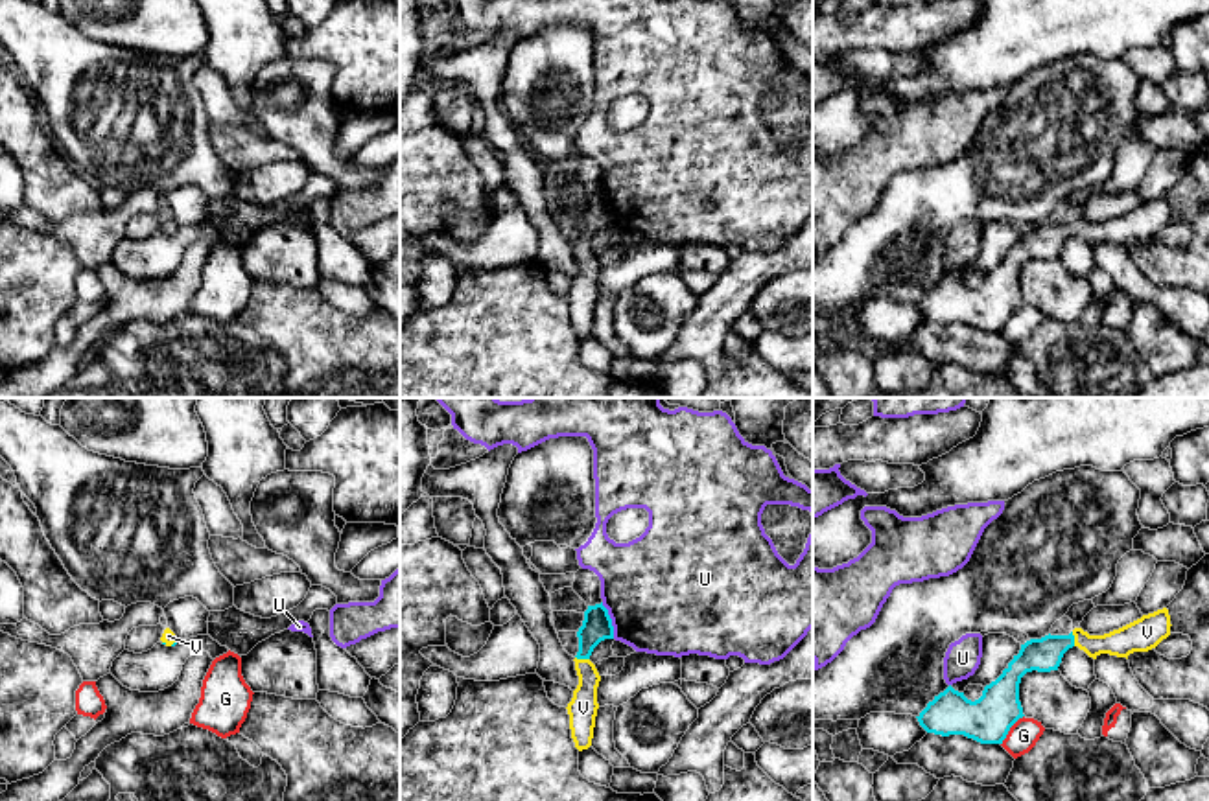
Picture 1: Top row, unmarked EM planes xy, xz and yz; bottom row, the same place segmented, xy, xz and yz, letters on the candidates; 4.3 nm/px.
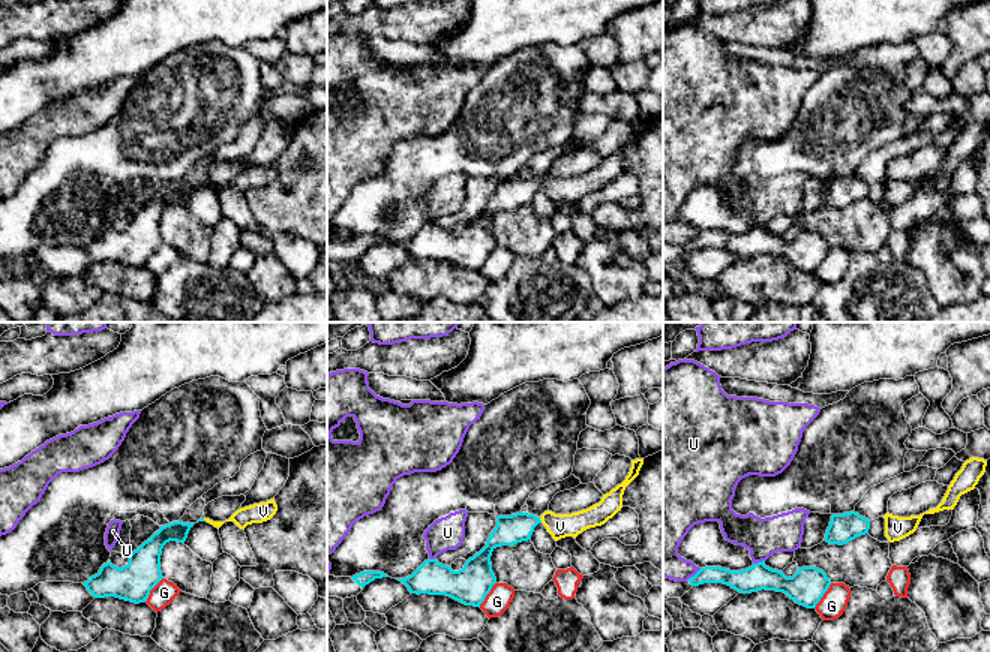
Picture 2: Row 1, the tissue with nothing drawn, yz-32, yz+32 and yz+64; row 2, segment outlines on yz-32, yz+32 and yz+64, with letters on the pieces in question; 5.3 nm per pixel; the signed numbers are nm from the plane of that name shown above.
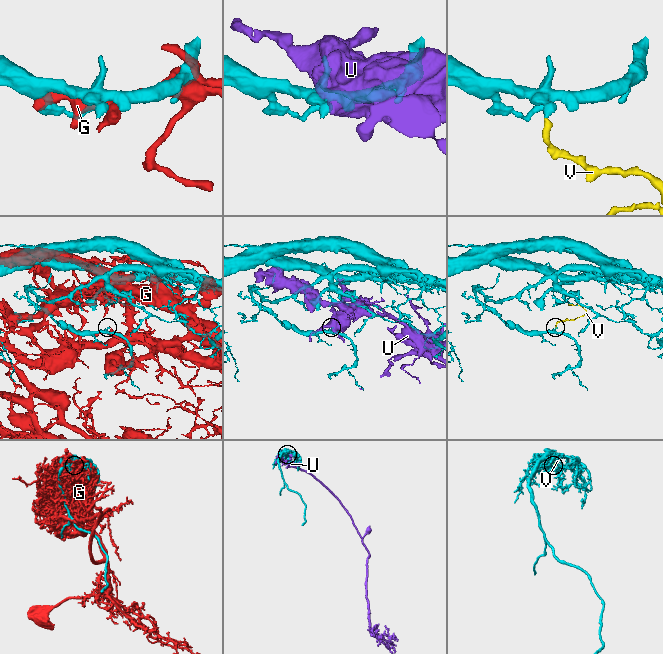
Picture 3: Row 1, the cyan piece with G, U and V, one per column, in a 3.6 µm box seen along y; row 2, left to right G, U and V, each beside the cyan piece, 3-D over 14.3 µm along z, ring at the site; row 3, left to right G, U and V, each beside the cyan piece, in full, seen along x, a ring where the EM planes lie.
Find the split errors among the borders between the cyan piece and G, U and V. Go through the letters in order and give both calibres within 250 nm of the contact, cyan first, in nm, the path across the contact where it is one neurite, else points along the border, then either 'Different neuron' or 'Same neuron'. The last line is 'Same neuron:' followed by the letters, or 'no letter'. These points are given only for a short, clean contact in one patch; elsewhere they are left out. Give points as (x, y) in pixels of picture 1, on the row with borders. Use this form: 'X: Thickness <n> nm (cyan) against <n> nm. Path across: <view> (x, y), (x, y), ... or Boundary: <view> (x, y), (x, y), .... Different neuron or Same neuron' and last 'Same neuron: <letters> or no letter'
G: Thickness 200 nm (cyan) against 130 nm. Different neuron
U: Thickness 130 nm (cyan) against 480 nm. Different neuron
V: Thickness 130 nm (cyan) against 130 nm. Path across: xz (596, 626), (583, 658), (583, 708). Same neuron
Same neuron: V

